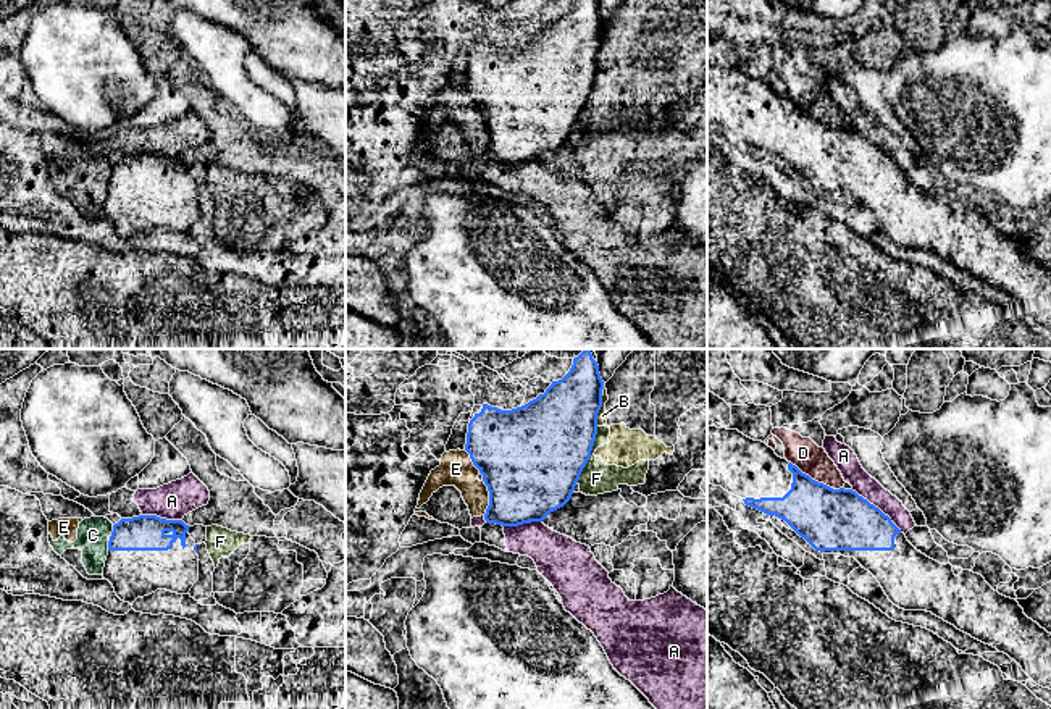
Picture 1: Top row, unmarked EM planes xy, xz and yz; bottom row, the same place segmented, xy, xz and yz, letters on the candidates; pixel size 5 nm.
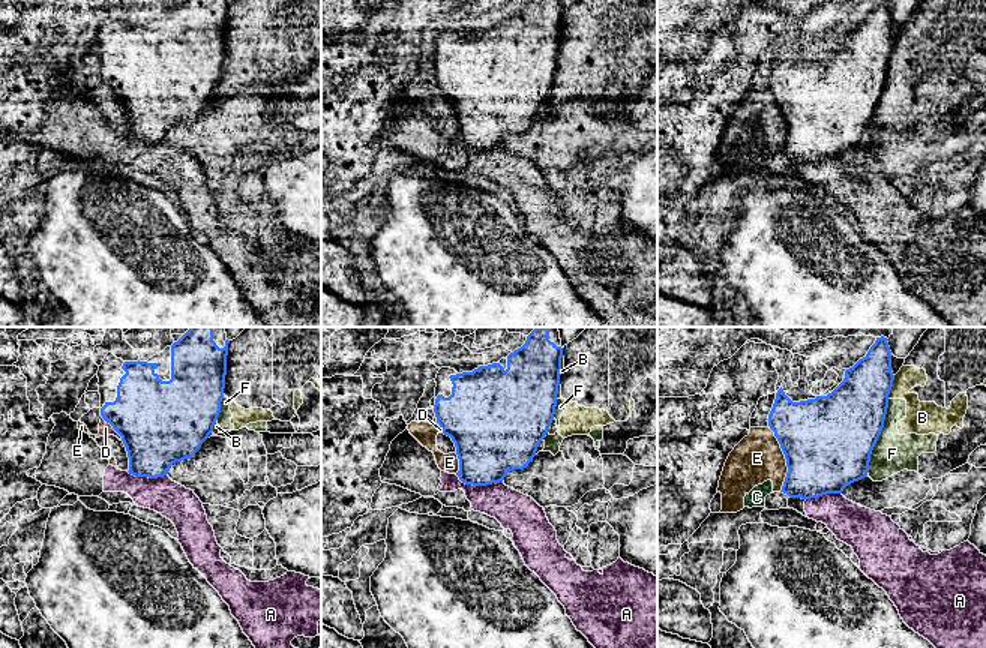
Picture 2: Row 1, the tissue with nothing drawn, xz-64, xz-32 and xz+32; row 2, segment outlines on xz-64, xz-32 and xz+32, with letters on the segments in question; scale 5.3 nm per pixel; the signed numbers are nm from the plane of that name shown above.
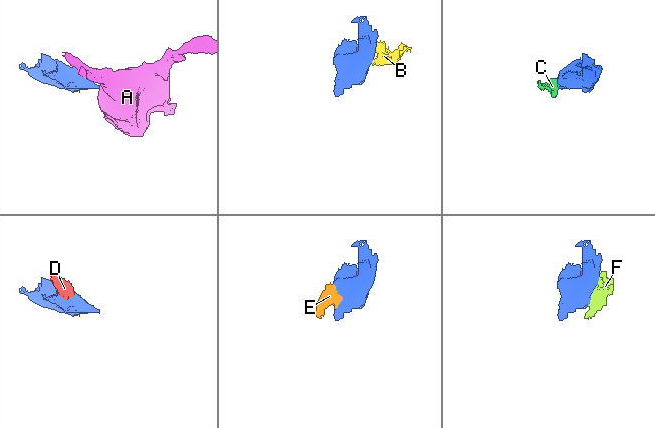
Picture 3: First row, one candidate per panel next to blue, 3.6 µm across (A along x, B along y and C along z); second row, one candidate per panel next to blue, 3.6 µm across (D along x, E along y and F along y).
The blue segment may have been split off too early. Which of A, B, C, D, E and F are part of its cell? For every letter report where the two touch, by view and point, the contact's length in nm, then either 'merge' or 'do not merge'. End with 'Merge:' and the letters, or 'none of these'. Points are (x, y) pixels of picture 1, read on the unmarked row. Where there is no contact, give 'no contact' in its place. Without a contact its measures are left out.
A: yz (877, 146) | 340 nm | do not merge
B: xz (599, 47) | 160 nm | do not merge
C: xy (113, 168) | 50 nm | do not merge
D: yz (814, 118) | 300 nm | do not merge
E: xz (489, 136) | 180 nm | do not merge
F: xz (590, 92) | 300 nm | do not merge
Merge: none of these

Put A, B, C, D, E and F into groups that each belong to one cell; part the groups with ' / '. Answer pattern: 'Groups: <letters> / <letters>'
Groups: A / B F / C D E

